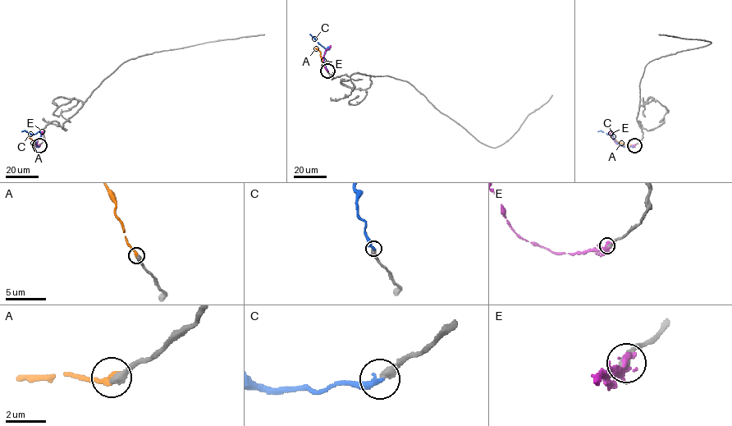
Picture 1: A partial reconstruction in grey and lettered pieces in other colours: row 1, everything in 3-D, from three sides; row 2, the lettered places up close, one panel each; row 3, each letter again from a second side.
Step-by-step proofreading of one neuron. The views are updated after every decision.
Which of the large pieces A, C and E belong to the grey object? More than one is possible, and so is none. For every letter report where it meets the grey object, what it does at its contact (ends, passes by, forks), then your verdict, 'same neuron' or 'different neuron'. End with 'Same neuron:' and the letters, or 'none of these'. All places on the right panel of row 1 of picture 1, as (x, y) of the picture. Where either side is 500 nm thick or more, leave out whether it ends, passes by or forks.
A: contact (633, 145); it ends; same neuron
C: contact (633, 145); it ends; different neuron
E: contact (634, 145); it ends; different neuron
Same neuron: A

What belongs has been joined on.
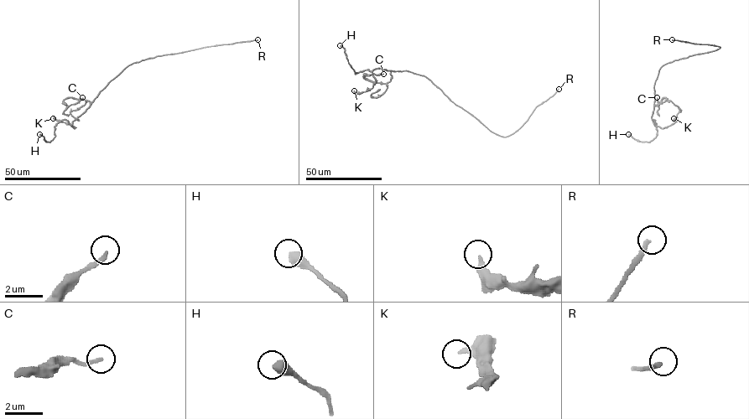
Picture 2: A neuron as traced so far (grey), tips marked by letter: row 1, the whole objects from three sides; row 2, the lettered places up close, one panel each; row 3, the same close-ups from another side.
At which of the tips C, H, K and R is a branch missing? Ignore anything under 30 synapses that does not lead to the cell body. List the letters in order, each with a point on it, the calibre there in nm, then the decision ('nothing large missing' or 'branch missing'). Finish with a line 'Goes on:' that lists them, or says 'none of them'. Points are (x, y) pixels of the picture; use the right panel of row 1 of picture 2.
C: at (657, 97); 180 nm thick; nothing large missing
H: at (628, 134); 550 nm thick; nothing large missing
K: at (673, 118); 280 nm thick; nothing large missing
R: at (672, 39); 220 nm thick; branch missing
Goes on: R

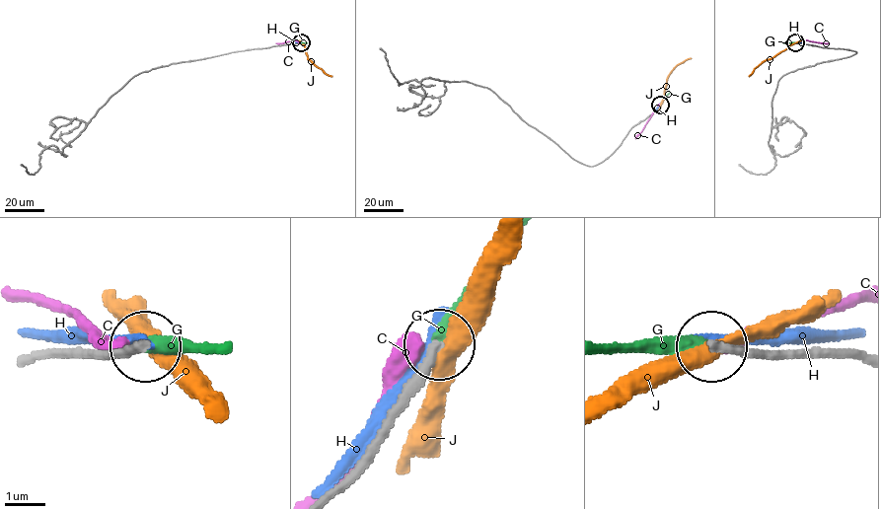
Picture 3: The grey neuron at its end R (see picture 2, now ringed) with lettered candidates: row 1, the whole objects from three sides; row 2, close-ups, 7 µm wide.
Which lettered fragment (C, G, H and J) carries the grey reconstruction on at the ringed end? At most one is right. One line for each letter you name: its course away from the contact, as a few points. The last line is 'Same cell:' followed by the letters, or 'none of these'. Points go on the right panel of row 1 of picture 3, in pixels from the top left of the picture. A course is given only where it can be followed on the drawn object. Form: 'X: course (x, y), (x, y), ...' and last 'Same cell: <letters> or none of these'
Same cell: G

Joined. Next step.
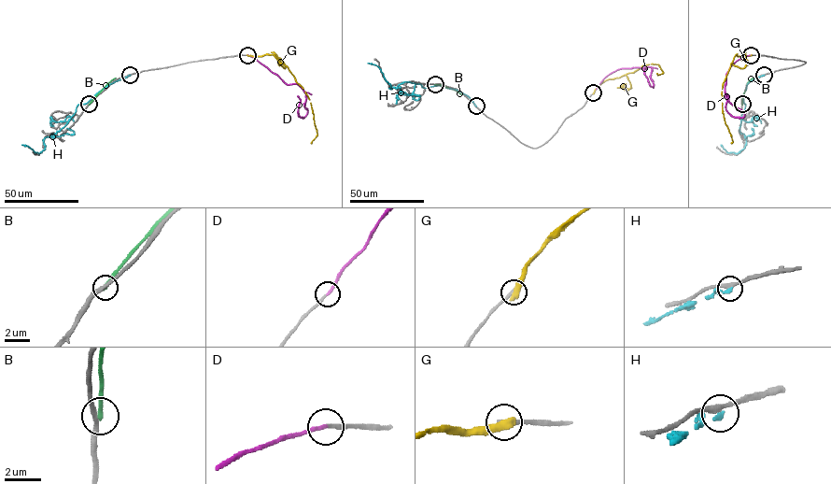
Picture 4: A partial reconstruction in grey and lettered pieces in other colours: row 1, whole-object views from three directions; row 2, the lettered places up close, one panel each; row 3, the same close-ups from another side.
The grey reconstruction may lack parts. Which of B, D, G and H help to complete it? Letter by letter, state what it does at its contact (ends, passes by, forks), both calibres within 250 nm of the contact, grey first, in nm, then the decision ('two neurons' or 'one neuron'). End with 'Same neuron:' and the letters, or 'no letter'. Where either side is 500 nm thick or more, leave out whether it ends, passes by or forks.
B: it ends | 240/240 nm | two neurons
D: it ends | 200/200 nm | one neuron
G: 240/550 nm | two neurons
H: it ends | 320/240 nm | two neurons
Same neuron: D

